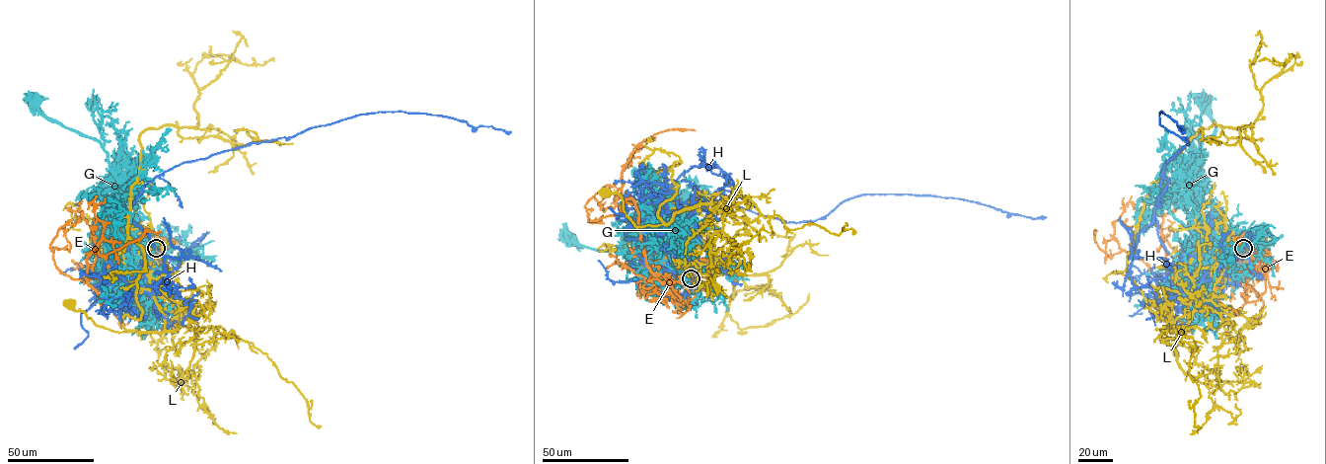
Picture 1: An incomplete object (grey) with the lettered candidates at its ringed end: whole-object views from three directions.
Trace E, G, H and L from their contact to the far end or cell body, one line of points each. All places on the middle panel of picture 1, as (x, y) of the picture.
E: (691, 278), (656, 276), (635, 202), (624, 201), (622, 187), (644, 140), (695, 130)
G: (691, 278), (676, 269), (657, 232), (648, 209), (653, 203), (655, 216), (642, 234), (613, 249), (568, 238)
H: (691, 278), (691, 258), (648, 214), (651, 193), (785, 222), (868, 194), (1046, 217)
L: (691, 278), (684, 207), (699, 202), (667, 224), (637, 227), (622, 197), (606, 192)

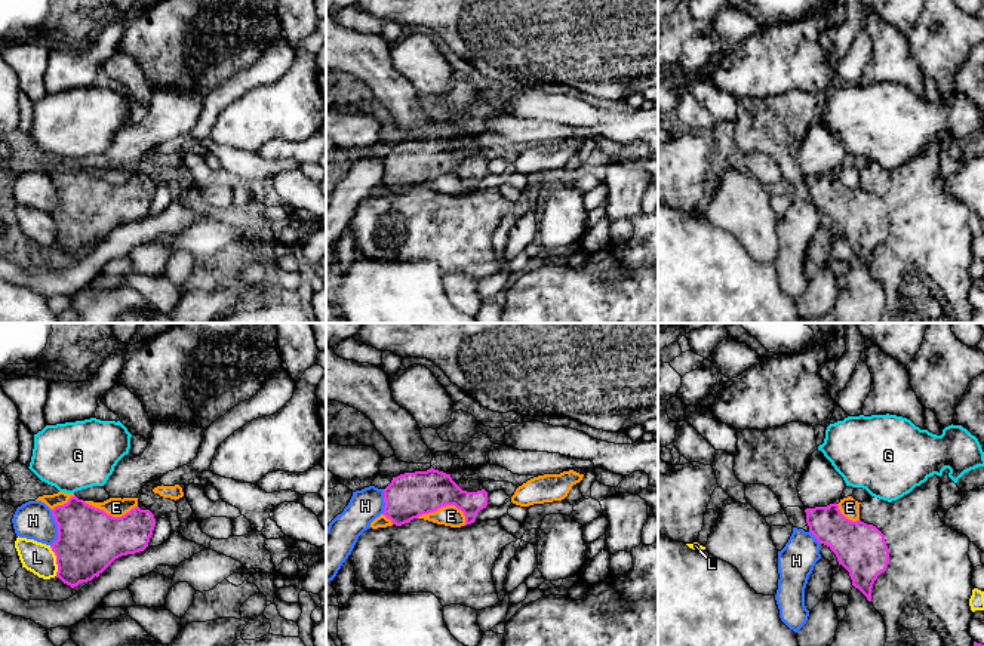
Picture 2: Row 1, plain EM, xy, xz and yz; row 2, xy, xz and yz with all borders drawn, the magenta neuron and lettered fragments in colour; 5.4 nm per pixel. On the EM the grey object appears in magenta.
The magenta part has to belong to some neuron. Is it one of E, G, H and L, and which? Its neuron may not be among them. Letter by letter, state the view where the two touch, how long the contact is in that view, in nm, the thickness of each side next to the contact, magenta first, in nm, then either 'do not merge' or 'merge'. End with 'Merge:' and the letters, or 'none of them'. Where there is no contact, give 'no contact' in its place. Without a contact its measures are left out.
E: xz | 280 nm | 240/110 nm | do not merge
G: no contact | do not merge
H: xy | 200 nm | 340/200 nm | do not merge
L: xy | 170 nm | 340/170 nm | do not merge
Merge: none of them

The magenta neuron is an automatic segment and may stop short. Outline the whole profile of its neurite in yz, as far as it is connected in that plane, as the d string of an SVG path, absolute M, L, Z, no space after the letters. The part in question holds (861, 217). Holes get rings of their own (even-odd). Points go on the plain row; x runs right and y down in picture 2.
M839 173L806 176L809 200L837 225L858 256L871 270L871 256L889 233L885 203L873 193L846 187Z

